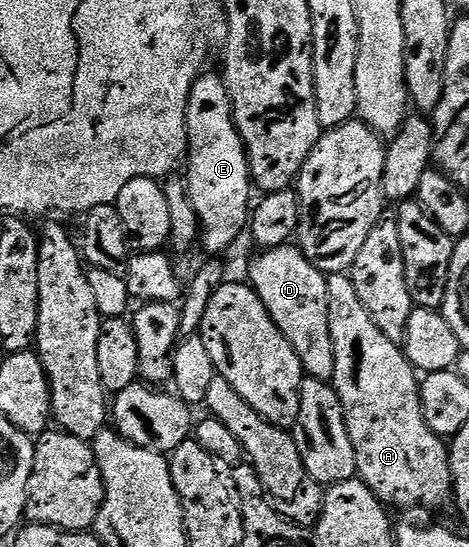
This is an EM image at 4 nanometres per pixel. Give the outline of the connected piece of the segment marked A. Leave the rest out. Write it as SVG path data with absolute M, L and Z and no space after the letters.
M348 273L330 274L328 280L329 327L335 348L335 372L331 385L341 401L361 481L366 482L371 492L375 492L375 496L389 508L398 506L401 510L413 510L416 506L426 506L429 510L437 510L448 502L450 505L453 477L449 448L446 439L433 432L423 416L418 371L405 357L404 349L398 343L387 340L387 336L379 332L375 320L367 316L367 308L363 308L363 300L359 300L359 292L355 292L352 277Z

